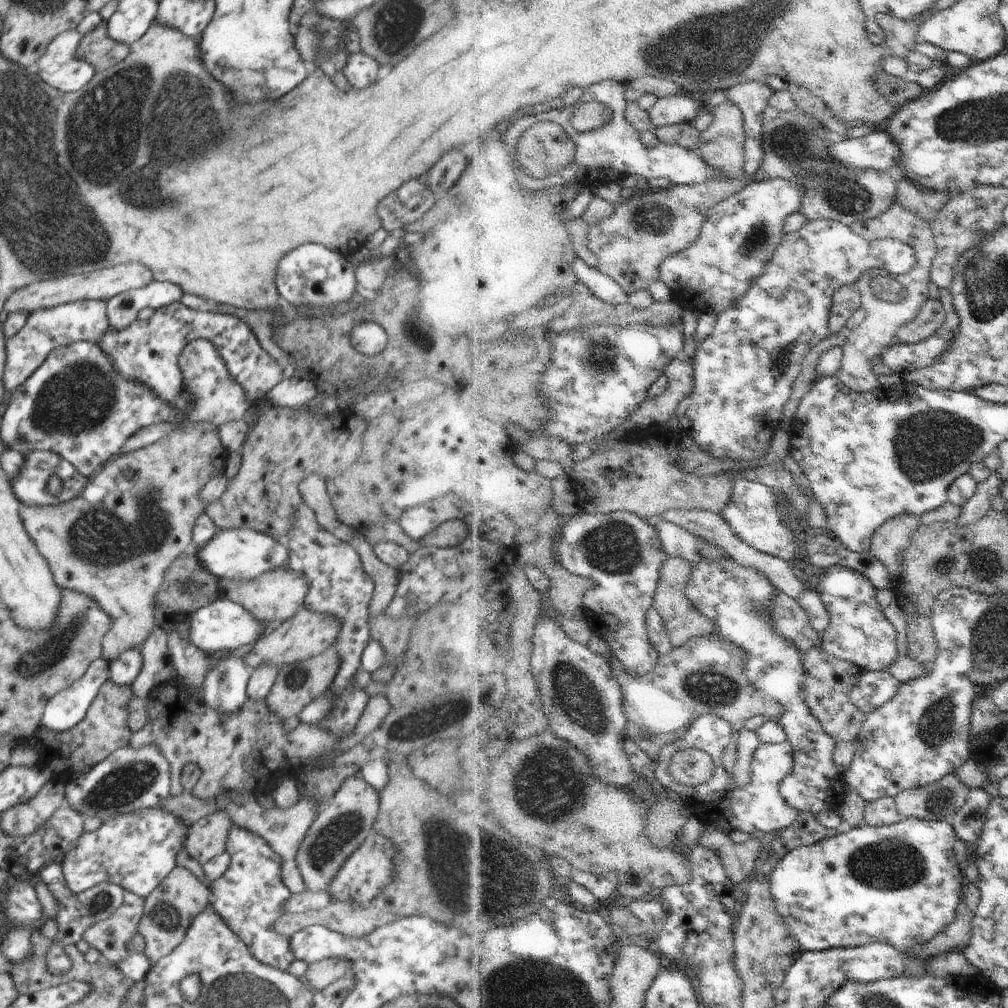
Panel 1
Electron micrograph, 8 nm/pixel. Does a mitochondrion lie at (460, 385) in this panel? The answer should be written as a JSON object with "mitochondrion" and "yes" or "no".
{"mitochondrion":"no"}

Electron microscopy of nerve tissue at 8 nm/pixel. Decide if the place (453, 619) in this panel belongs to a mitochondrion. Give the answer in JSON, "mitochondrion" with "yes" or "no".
{"mitochondrion":"no"}

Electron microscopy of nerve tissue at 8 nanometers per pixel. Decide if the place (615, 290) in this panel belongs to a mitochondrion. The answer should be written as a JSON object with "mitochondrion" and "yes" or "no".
{"mitochondrion":"no"}

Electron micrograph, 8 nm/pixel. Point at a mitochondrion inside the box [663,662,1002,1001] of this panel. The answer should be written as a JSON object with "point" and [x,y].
{"point":[881,865]}

